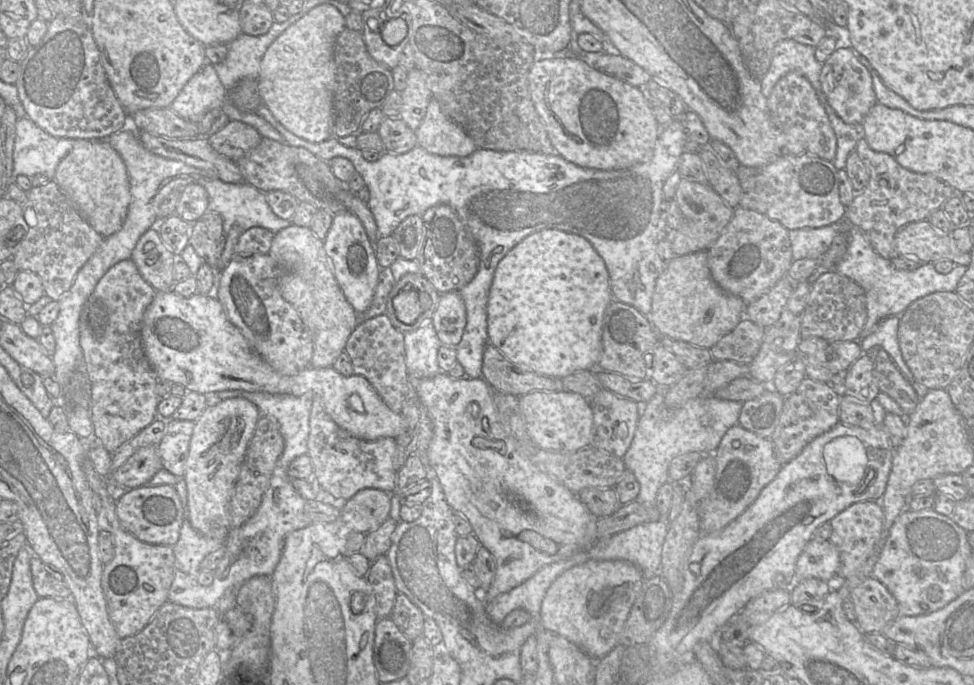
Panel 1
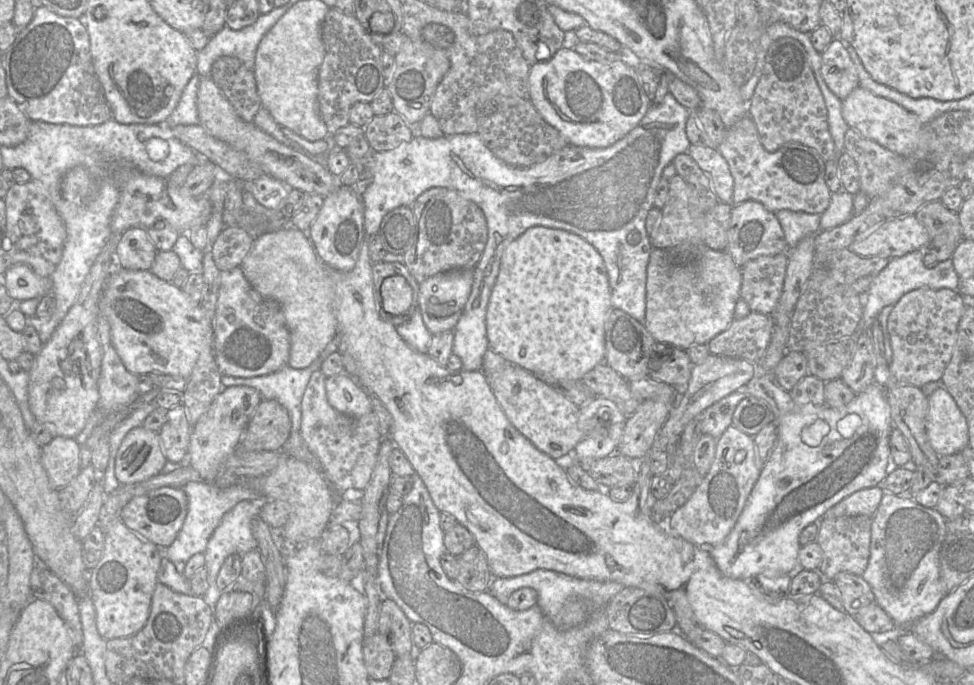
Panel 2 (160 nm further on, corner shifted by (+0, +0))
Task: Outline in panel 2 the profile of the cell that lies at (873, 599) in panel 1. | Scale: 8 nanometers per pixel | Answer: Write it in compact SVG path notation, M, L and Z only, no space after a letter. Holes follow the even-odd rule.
M840 572L835 576L833 582L841 592L845 612L853 617L862 608L876 603L870 585L860 575Z

